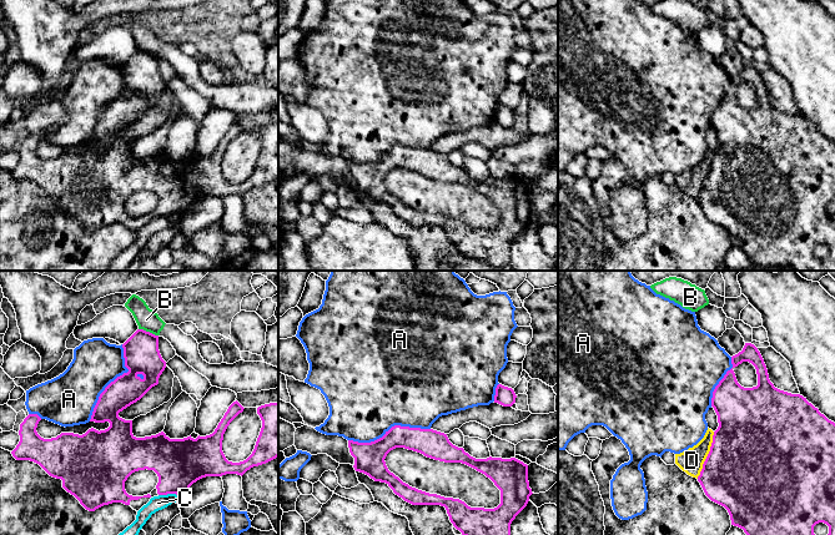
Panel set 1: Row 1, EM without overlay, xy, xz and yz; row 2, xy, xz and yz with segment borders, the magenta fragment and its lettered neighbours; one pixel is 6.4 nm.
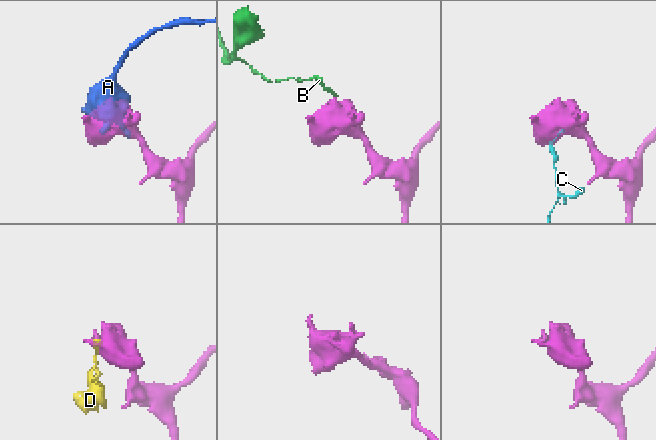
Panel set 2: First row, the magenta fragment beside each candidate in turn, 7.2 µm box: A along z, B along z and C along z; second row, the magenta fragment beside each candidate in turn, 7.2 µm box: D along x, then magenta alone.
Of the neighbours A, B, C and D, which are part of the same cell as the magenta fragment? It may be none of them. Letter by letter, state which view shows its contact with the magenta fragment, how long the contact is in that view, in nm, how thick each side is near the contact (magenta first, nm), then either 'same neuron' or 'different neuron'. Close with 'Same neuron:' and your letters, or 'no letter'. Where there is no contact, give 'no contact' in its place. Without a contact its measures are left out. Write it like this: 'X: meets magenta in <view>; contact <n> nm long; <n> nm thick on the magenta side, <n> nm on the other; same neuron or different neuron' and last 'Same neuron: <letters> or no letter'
A: meets magenta in xy; contact 550 nm long; 220 nm thick on the magenta side, 300 nm on the other; different neuron
B: meets magenta in xy; contact 140 nm long; 220 nm thick on the magenta side, 140 nm on the other; different neuron
C: meets magenta in xy; contact 130 nm long; 320 nm thick on the magenta side, 100 nm on the other; different neuron
D: meets magenta in yz; contact 320 nm long; 500 nm thick on the magenta side, 150 nm on the other; different neuron
Same neuron: no letter

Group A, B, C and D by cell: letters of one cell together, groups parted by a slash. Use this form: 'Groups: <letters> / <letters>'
Groups: A / B / C / D

